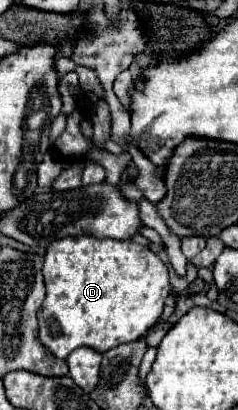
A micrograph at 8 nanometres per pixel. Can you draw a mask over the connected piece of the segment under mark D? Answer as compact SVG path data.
M93 235L65 237L53 241L45 253L43 277L47 295L39 311L39 337L41 343L59 359L67 359L69 375L85 393L91 393L99 381L101 353L141 339L161 317L165 299L171 293L169 273L165 263L151 251L129 241L117 239L97 239Z

